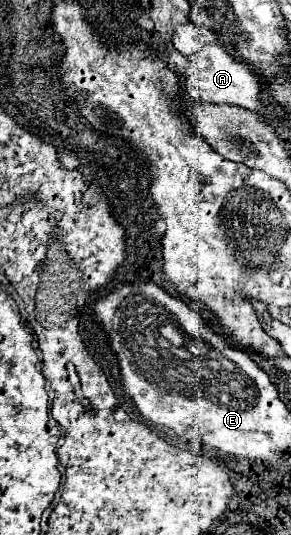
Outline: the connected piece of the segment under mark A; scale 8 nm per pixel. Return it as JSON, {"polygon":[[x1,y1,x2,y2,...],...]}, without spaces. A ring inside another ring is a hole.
{"polygon":[[209,43,205,45,195,57,189,59,189,71,185,79,185,89,195,101,209,101,217,105,237,105,251,111,263,111,263,105,259,101,259,83,255,81,253,73,245,63,233,59,223,45]]}

